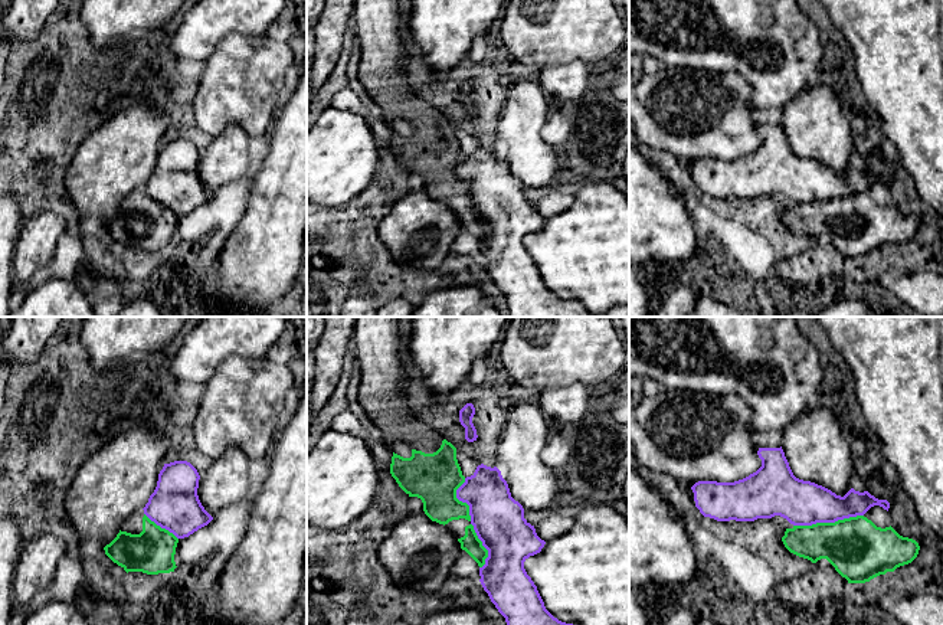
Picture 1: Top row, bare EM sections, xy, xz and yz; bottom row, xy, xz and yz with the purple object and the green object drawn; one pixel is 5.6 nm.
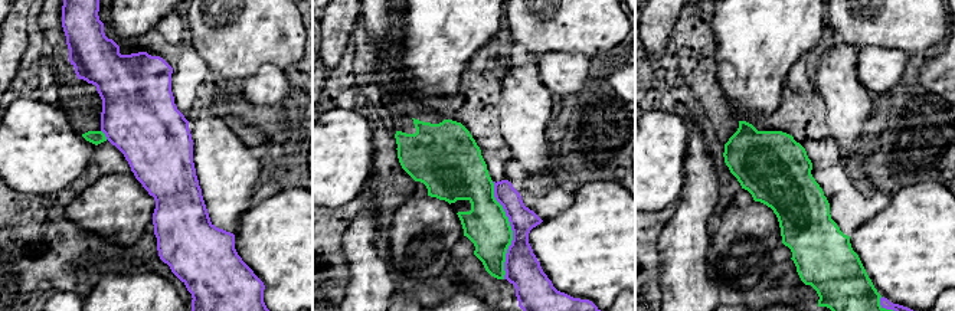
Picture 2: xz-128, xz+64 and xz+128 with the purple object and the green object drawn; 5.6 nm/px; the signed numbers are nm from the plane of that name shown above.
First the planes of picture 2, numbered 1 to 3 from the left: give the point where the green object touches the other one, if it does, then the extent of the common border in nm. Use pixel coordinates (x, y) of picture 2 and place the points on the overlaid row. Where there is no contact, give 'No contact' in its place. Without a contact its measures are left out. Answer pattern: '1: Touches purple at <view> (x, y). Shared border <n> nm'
1: Touches purple at xz-128 (104, 133). Shared border 70 nm
2: Touches purple at xz+64 (512, 229). Shared border 550 nm
3: Touches purple at xz+128 (885, 307). Shared border 110 nm

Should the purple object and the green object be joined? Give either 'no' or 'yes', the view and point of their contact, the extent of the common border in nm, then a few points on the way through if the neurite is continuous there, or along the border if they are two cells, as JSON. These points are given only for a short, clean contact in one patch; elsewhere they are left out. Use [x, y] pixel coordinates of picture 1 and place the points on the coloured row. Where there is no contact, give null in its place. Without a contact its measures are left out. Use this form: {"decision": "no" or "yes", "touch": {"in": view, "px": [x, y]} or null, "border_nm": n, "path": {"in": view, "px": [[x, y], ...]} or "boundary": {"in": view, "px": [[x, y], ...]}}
{"decision": "yes", "touch": {"in": "yz", "px": [828, 522]}, "border_nm": 400}

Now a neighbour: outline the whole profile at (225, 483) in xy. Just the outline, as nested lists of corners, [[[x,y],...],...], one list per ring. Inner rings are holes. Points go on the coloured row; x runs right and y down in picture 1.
[[[229,446],[210,468],[200,475],[197,495],[213,517],[222,508],[248,498],[248,468],[251,459],[235,446]]]

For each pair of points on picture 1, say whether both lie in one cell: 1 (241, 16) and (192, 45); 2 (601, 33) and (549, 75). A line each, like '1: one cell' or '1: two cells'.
1: one cell
2: two cells

